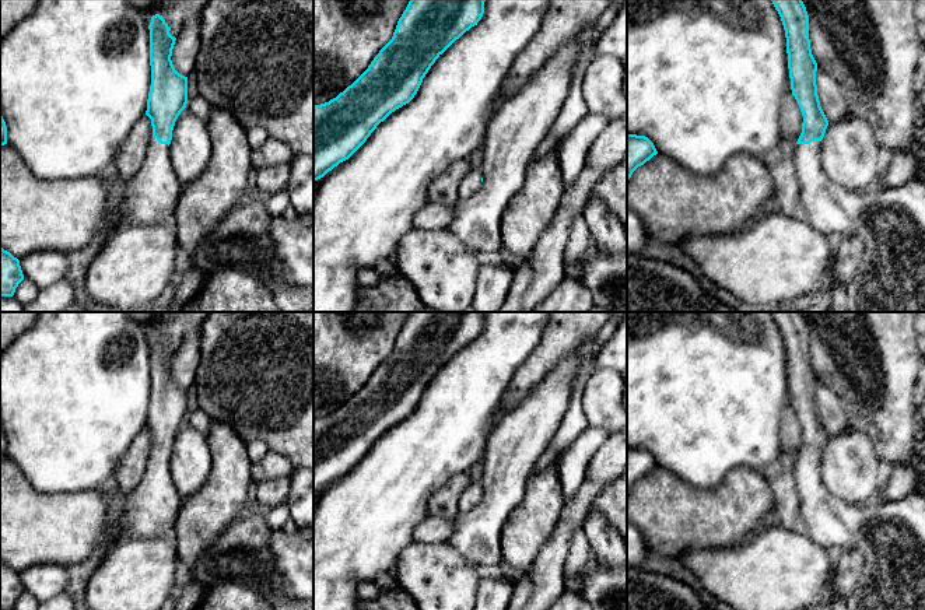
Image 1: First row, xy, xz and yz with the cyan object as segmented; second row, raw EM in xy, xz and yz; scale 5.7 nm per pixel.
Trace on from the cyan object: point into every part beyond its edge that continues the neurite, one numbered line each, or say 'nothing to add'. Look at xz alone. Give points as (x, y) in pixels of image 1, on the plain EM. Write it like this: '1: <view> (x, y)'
1: xz (472, 495)

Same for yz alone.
1: yz (890, 535)

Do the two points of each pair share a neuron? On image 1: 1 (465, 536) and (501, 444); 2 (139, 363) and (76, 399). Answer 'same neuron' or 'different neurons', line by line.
1: same neuron
2: same neuron

